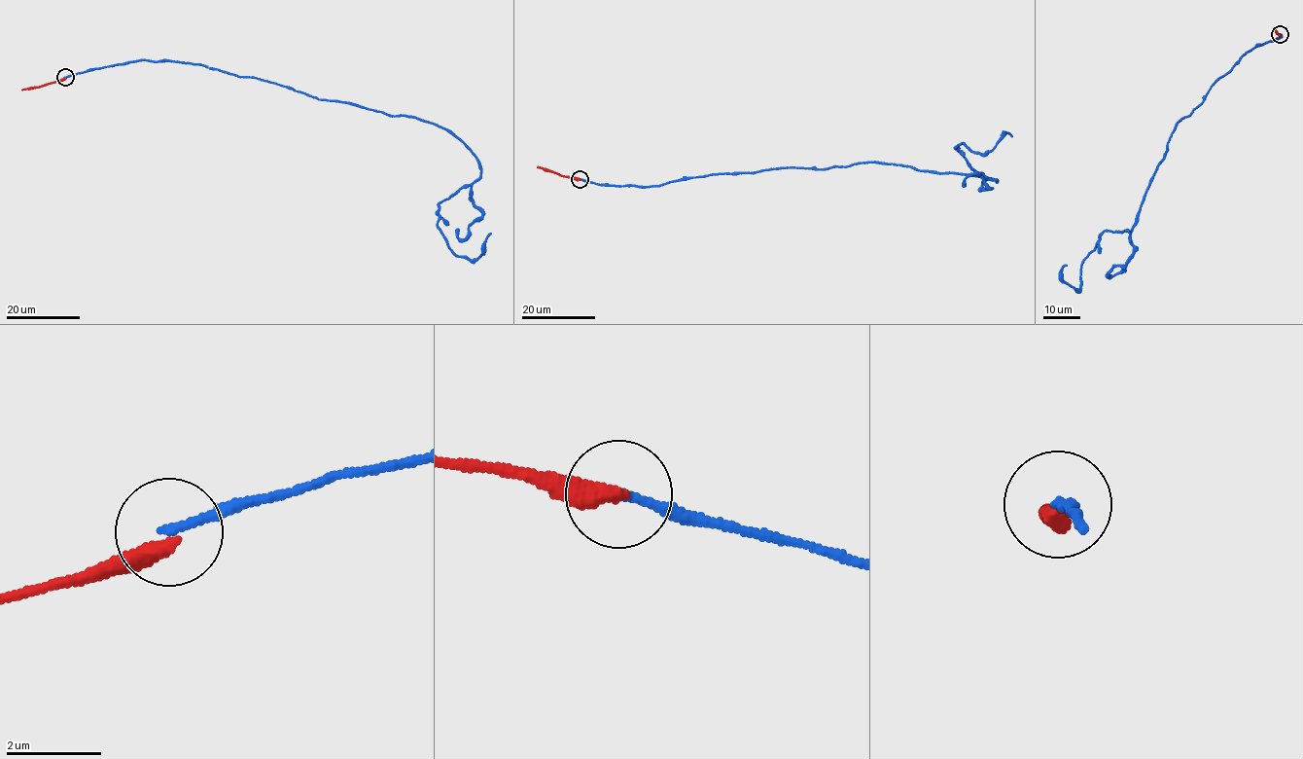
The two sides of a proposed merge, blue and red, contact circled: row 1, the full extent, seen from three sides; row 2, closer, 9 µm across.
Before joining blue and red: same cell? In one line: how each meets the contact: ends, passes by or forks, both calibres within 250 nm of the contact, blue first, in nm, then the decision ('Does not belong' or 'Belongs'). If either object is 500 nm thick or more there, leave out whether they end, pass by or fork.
At the ring blue ends. At the ring red ends. Thickness 180 nm (blue) against 400 nm. Does not belong

